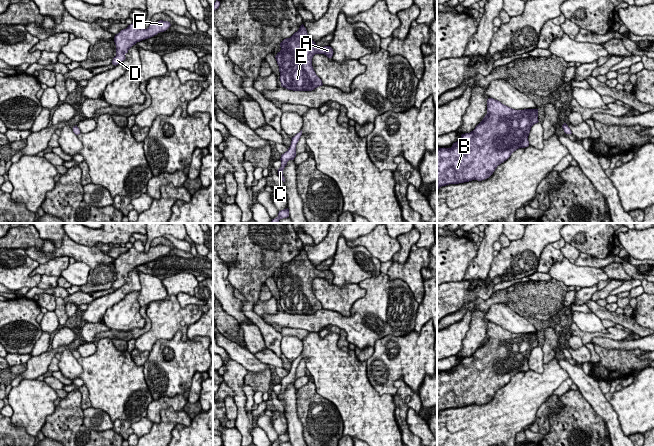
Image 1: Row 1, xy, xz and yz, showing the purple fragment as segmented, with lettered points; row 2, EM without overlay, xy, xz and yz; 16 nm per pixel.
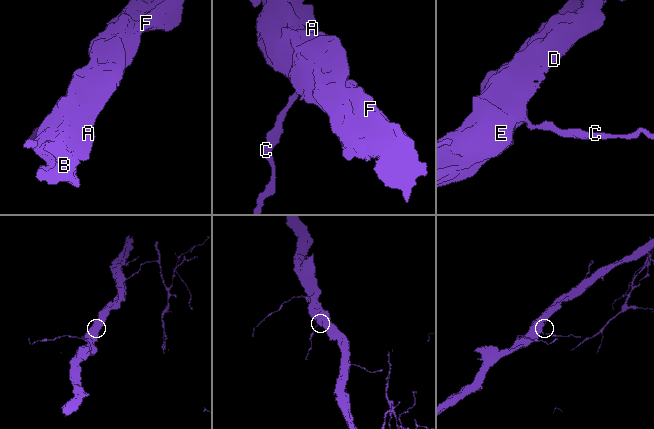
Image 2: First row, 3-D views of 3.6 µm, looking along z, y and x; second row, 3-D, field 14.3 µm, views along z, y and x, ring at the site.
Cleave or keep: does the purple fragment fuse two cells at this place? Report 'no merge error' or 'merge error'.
merge error

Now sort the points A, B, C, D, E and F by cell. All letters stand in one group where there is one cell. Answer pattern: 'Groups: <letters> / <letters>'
Groups: A B D E F / C

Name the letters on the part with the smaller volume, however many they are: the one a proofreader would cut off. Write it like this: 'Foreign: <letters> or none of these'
Foreign: C

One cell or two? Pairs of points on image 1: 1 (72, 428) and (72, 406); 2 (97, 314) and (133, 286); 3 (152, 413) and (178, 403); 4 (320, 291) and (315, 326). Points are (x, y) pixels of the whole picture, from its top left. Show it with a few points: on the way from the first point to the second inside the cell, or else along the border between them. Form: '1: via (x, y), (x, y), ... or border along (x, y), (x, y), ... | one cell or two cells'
1: via (72, 423), (72, 411) | one cell
2: via (104, 305), (124, 290) | one cell
3: via (158, 407), (162, 403), (172, 403) | one cell
4: border along (323, 308), (329, 311), (336, 311), (345, 317) | two cells

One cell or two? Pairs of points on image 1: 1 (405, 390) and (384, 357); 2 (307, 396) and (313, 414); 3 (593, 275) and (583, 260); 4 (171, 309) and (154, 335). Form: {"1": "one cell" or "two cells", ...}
{"1": "two cells", "2": "one cell", "3": "two cells", "4": "one cell"}

